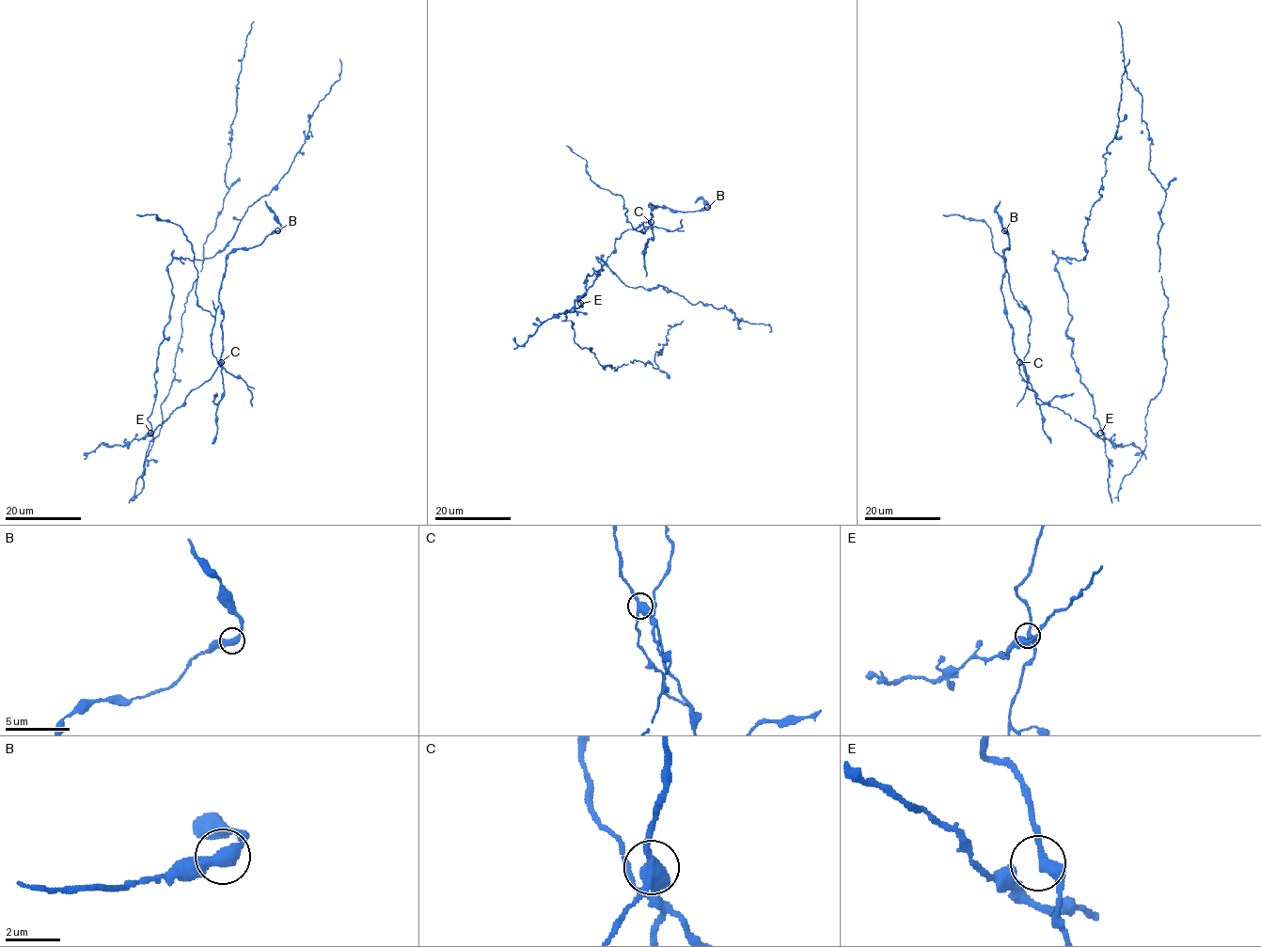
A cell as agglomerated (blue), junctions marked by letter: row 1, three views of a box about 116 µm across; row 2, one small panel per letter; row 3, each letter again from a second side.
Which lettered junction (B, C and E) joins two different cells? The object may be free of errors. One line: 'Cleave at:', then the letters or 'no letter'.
Cleave at: C

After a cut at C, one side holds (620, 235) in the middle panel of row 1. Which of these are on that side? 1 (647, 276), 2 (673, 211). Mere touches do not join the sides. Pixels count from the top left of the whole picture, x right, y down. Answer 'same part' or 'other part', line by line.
1: other part
2: same part

